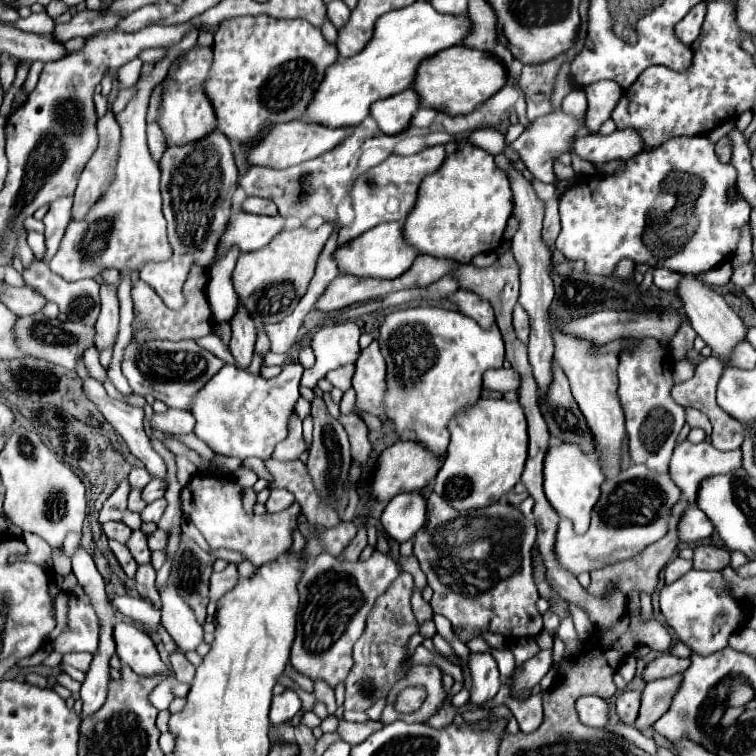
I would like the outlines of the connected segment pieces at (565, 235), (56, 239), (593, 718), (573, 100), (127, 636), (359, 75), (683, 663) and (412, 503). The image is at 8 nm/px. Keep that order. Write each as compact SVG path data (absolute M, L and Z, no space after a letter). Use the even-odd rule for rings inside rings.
M681 137L669 139L655 151L639 153L635 159L627 161L627 167L619 175L595 175L581 179L571 191L559 199L561 213L561 233L557 237L557 249L565 259L583 259L585 271L593 275L613 275L619 259L629 257L635 263L645 263L649 267L665 267L677 273L697 275L717 267L727 261L739 243L741 229L749 223L751 207L745 199L727 201L727 189L735 185L737 171L731 163L721 163L715 153L715 143L707 137ZM679 203L679 217L687 217L689 231L673 231L671 223L663 231L647 231L649 217L663 217Z
M73 197L57 199L55 203L51 203L51 209L43 217L43 223L45 223L45 255L41 259L43 263L49 263L49 259L59 249L65 227L71 221L71 203L73 203Z
M583 697L575 703L579 721L589 727L607 727L609 725L609 705L599 697Z
M573 89L562 102L562 110L577 119L582 119L587 110L587 99L582 89Z
M115 623L113 629L117 655L139 675L157 675L167 671L149 633L131 623Z
M415 1L409 7L385 13L383 19L377 21L373 39L367 43L363 53L357 53L355 57L339 59L335 65L331 65L327 69L327 75L325 75L321 87L317 89L313 101L307 107L307 113L305 113L307 117L305 119L307 121L311 119L313 123L321 123L321 125L327 125L327 127L343 127L343 129L359 125L369 115L369 107L375 101L387 99L387 97L391 97L395 93L401 93L401 91L405 91L405 89L409 89L413 85L421 61L433 57L435 53L439 53L439 51L443 51L447 47L459 45L469 33L471 33L471 21L469 21L467 13L465 15L439 13L427 1Z
M663 653L661 657L657 657L645 665L641 677L647 683L661 679L661 677L671 677L675 673L683 673L689 667L689 663L691 663L689 659L681 659L681 657L675 657L671 653Z
M419 491L395 495L381 515L385 533L399 543L413 539L419 527L423 527L425 519L427 519L427 499Z

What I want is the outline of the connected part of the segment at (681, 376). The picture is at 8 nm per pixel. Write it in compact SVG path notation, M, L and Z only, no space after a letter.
M683 359L683 361L677 361L677 363L674 363L671 376L674 384L679 384L691 379L694 372L695 367L693 367L693 363L691 363L689 359Z

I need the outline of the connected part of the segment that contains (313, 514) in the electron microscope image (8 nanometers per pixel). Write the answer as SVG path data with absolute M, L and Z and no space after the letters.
M271 457L265 461L265 467L275 477L275 487L287 489L295 495L296 502L299 503L309 521L323 527L335 527L341 523L339 515L333 509L323 507L305 463L301 463L299 459L279 461Z

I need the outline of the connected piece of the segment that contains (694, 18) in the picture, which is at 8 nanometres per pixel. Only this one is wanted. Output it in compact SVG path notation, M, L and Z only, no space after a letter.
M699 3L695 5L675 27L675 33L677 37L685 43L685 45L691 45L697 37L699 37L699 31L701 31L701 23L705 19L705 13L707 13L707 5L705 3Z

